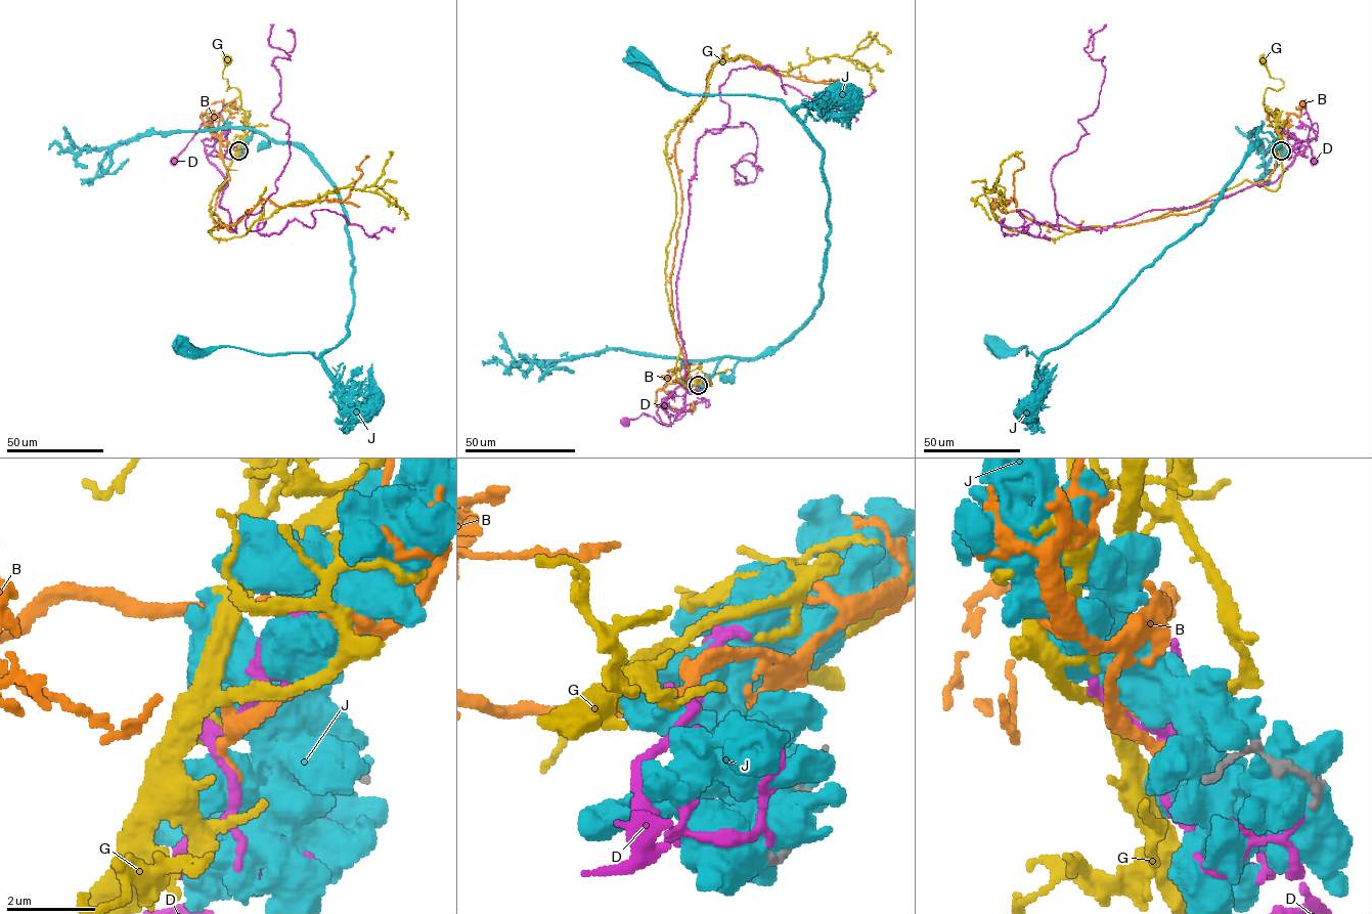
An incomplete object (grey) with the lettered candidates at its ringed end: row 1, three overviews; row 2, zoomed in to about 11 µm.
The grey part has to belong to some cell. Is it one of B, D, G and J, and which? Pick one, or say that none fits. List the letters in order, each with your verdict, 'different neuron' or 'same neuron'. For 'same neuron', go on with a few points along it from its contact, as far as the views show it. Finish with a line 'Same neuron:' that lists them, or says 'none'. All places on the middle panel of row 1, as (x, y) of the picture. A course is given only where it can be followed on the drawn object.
B: same neuron; course (699, 385), (678, 380), (688, 368), (672, 303), (679, 130), (721, 59), (838, 79), (837, 91), (843, 81)
D: different neuron
G: different neuron
J: different neuron
Same neuron: B

